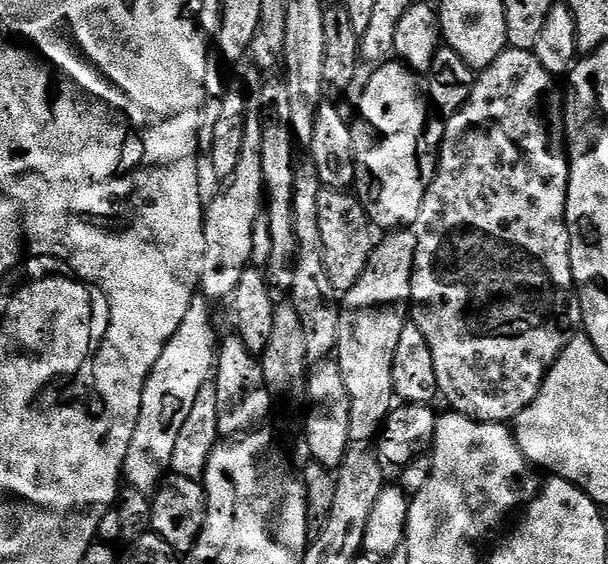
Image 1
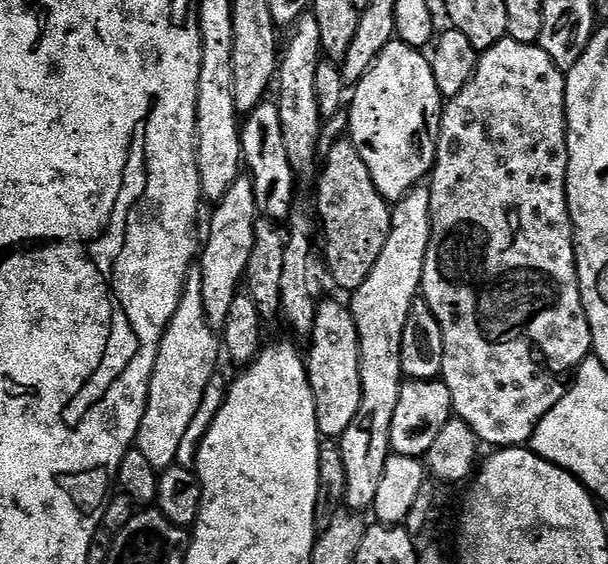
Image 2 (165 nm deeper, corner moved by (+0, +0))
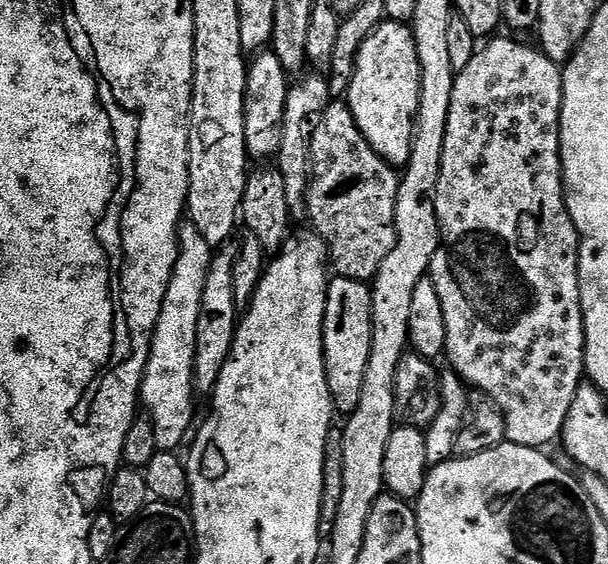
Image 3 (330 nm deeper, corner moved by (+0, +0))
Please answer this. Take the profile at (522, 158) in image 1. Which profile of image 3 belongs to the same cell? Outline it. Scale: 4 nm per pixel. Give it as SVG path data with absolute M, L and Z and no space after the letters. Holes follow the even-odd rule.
M492 38L488 44L479 49L474 58L470 58L470 66L456 74L454 82L454 94L450 94L450 118L446 122L446 142L442 146L442 170L438 174L438 190L436 191L436 213L440 223L440 244L434 250L434 258L430 269L430 278L438 290L438 298L442 302L442 314L446 318L446 360L449 360L451 371L455 372L469 389L483 392L487 399L498 405L504 413L506 422L507 443L526 446L527 448L547 449L551 440L559 441L564 431L564 423L570 414L570 406L574 402L574 394L579 390L585 379L584 370L584 315L580 305L580 279L578 278L578 253L580 250L580 236L576 233L574 222L568 213L568 207L564 201L564 171L560 168L560 111L562 110L562 98L564 97L564 74L561 65L550 62L546 54L539 47L528 44L519 44L516 40L496 40Z

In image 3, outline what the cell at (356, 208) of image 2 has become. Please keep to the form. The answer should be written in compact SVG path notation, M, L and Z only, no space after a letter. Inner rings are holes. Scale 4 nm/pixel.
M344 102L329 104L322 114L312 139L312 163L314 175L308 185L307 219L312 219L317 234L324 239L323 247L331 267L332 264L336 267L336 276L371 281L382 266L386 254L390 254L396 245L396 199L400 185L397 169L386 163L370 146L370 142L366 142L362 130L358 130L354 122L354 114Z

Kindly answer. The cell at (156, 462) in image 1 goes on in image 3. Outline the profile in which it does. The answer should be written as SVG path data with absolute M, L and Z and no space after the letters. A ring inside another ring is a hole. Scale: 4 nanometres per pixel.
M190 222L181 223L178 229L180 253L172 270L170 286L166 286L166 298L162 302L162 314L156 323L152 335L152 349L148 355L148 364L144 367L144 380L140 383L140 398L146 415L152 419L154 442L161 452L176 452L181 447L186 431L192 421L197 419L196 399L198 393L194 384L194 358L196 357L196 331L202 306L202 290L206 290L206 278L212 265L214 249L208 245L206 238L198 234L198 226Z

